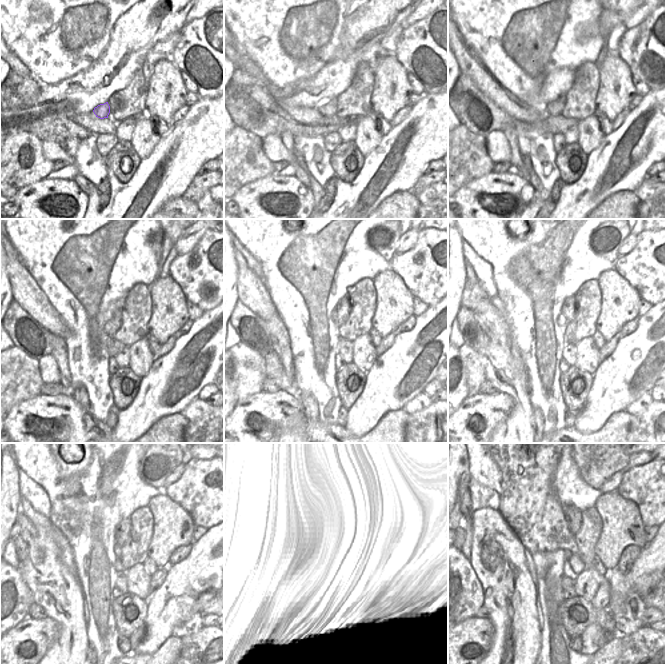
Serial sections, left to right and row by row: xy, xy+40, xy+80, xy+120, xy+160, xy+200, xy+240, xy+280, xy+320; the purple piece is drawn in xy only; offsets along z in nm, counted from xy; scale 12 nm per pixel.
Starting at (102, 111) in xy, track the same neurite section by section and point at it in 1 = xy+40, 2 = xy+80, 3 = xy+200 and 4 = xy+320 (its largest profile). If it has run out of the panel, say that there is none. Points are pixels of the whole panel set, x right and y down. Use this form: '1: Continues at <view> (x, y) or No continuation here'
1: Continues at xy+40 (329, 109)
2: Continues at xy+80 (555, 108)
3: Continues at xy+200 (569, 308)
4: Continues at xy+320 (573, 516)

